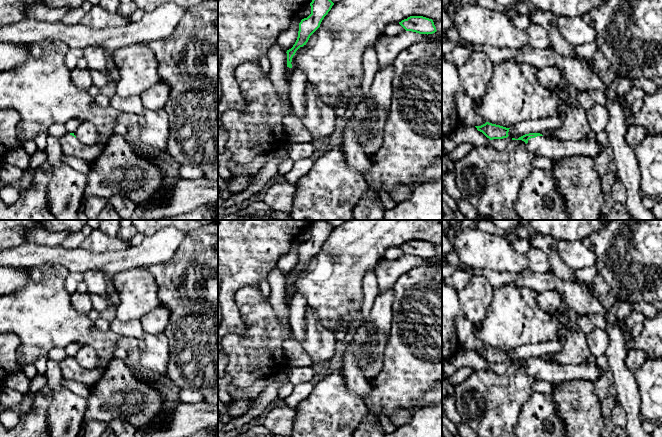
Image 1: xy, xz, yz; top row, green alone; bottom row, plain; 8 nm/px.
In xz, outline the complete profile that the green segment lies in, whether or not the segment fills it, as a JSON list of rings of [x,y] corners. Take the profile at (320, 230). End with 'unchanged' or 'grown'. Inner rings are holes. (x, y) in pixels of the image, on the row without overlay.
[[[316,220],[312,226],[311,238],[299,247],[298,261],[293,271],[286,276],[286,304],[290,306],[292,300],[292,282],[296,275],[306,269],[310,260],[320,251],[324,241],[331,234],[334,227],[325,220]]]; grown

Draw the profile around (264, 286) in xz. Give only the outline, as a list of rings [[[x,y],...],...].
[[[262,279],[262,280],[259,282],[258,288],[261,290],[262,295],[263,295],[265,298],[269,298],[269,297],[270,297],[270,284],[269,284],[269,282],[268,282],[267,279]]]

